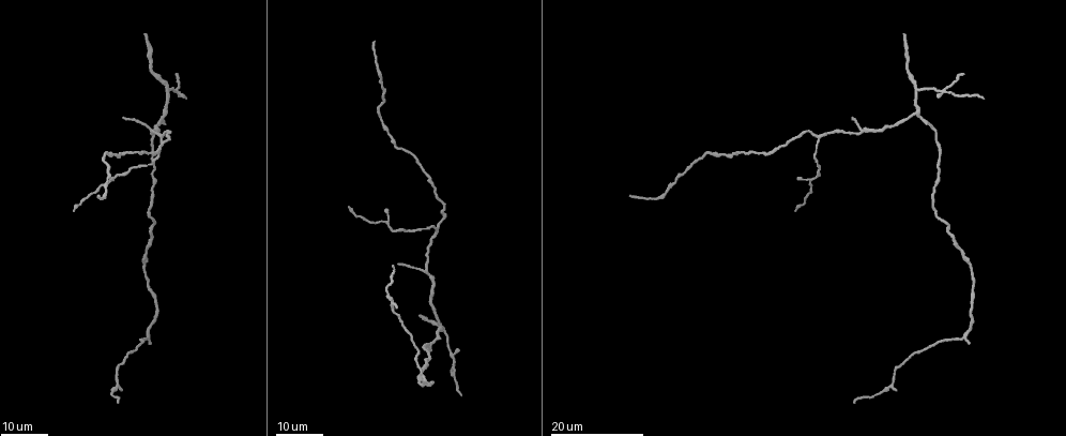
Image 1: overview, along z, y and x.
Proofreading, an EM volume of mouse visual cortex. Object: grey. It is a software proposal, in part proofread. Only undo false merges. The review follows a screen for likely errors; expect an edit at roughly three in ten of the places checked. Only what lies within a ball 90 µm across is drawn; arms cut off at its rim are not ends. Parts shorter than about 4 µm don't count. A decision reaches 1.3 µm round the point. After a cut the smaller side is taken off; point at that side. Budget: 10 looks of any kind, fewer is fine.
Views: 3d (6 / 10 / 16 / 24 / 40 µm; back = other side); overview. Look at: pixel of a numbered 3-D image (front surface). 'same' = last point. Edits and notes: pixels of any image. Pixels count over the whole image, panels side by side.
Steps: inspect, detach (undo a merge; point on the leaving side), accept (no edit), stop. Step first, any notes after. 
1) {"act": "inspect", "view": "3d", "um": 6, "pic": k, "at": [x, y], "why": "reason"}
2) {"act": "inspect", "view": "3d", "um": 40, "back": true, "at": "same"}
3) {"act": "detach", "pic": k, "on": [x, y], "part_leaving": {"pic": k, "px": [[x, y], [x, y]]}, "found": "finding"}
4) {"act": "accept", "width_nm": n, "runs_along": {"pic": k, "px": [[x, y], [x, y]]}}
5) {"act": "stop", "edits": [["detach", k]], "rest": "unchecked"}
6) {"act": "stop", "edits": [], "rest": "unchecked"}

{"act": "inspect", "view": "3d", "um": 24, "pic": 1, "at": [763, 155], "why": "sudden change in width"}

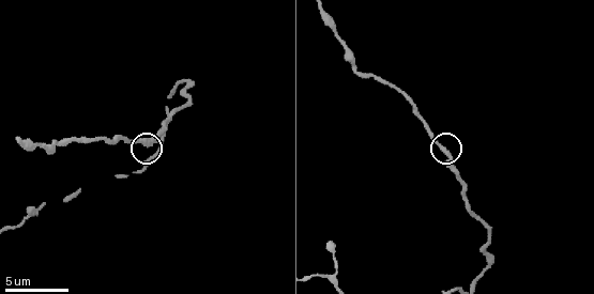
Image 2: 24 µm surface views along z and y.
{"act": "inspect", "view": "3d", "um": 6, "pic": 2, "at": [443, 152], "why": "closer look"}

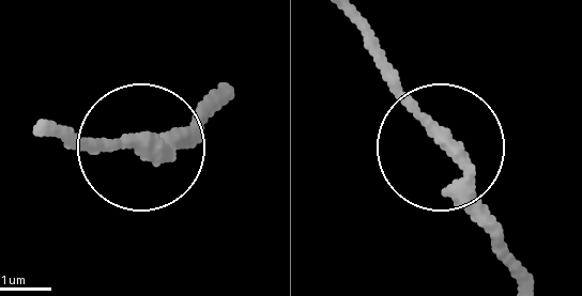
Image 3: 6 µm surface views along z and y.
{"act": "accept", "runs_along": {"pic": 3, "px": [[517, 273], [449, 144], [372, 47]]}, "found": "one cell here"}

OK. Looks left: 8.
{"act": "inspect", "view": "3d", "um": 10, "pic": 2, "at": [167, 97], "why": "three arms meet"}

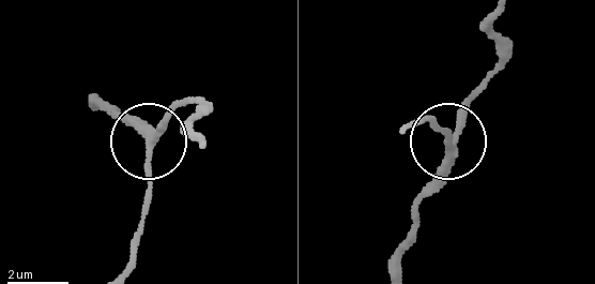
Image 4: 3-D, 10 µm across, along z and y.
{"act": "inspect", "view": "3d", "um": 10, "back": true, "pic": 4, "at": [149, 146], "why": "other side"}

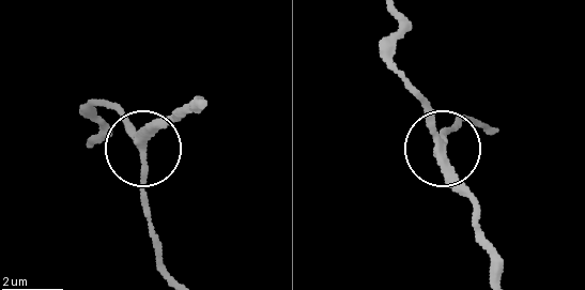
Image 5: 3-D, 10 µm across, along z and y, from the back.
{"act": "accept", "side_arm_um": 31, "runs_along": {"pic": 5, "px": [[197, 106], [169, 119], [147, 144], [143, 207], [151, 242]]}, "found": "continuous, no second cell"}

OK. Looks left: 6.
{"act": "inspect", "view": "3d", "um": 16, "pic": 1, "at": [169, 88], "why": "arms part here"}

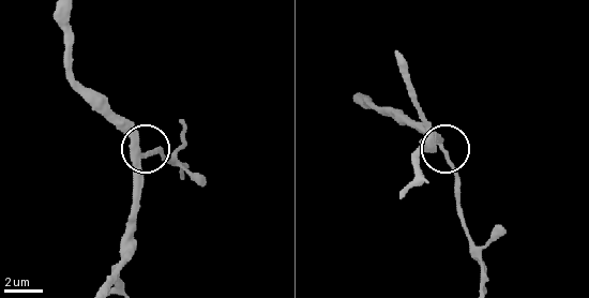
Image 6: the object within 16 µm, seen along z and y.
{"act": "inspect", "view": "3d", "um": 10, "pic": 6, "at": [440, 148], "why": "closer look"}

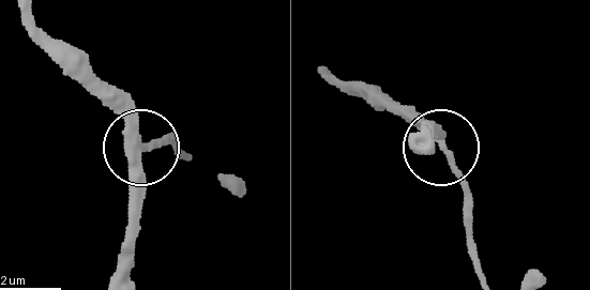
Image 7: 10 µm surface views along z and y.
{"act": "accept", "runs_along": {"pic": 7, "px": [[116, 276], [132, 230], [139, 146], [95, 94]]}, "found": "one cell here"}

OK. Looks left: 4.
{"act": "inspect", "view": "3d", "um": 16, "pic": 1, "at": [428, 272], "why": "small branch off a trunk"}

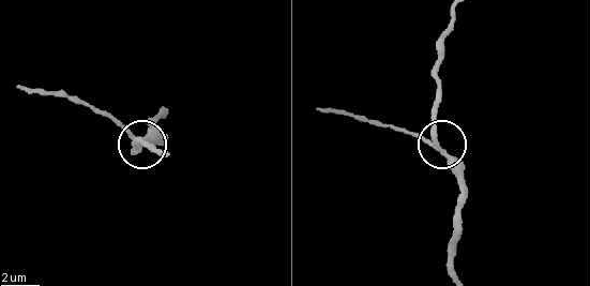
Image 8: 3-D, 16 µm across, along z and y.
{"act": "inspect", "view": "3d", "um": 10, "pic": 8, "at": [435, 145]}

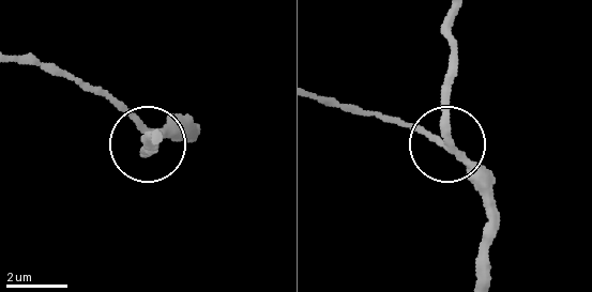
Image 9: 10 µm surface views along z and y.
{"act": "inspect", "view": "3d", "um": 10, "back": true, "pic": 9, "at": [451, 148]}

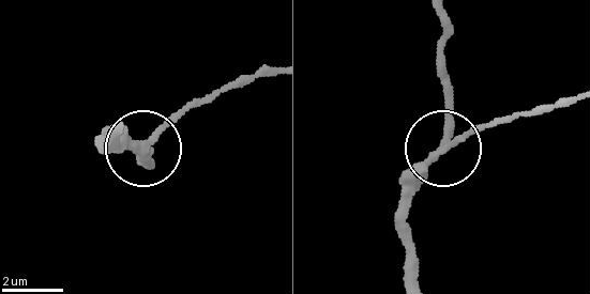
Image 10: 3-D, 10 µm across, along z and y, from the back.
{"act": "accept", "arms": 3, "found": "all the same cell"}

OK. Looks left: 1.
{"act": "stop", "edits": [], "rest": "unchecked"}

